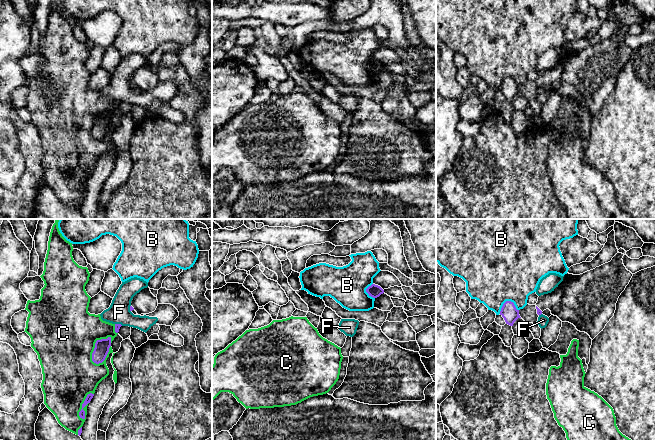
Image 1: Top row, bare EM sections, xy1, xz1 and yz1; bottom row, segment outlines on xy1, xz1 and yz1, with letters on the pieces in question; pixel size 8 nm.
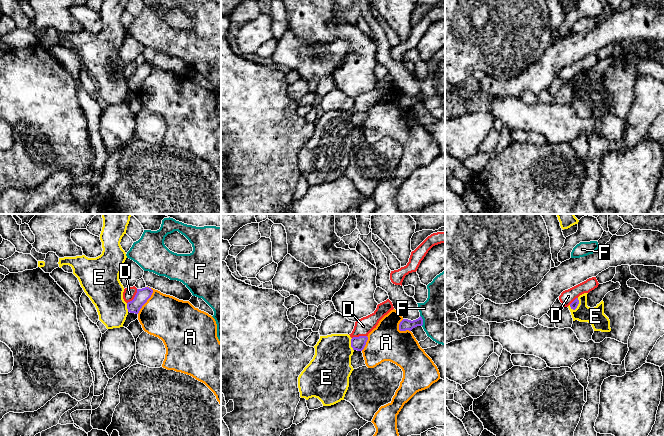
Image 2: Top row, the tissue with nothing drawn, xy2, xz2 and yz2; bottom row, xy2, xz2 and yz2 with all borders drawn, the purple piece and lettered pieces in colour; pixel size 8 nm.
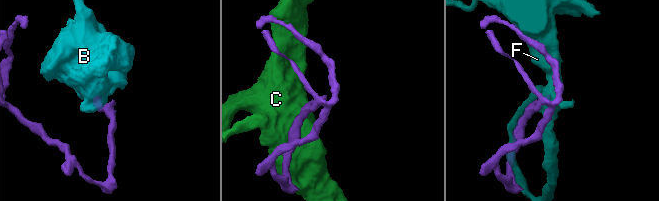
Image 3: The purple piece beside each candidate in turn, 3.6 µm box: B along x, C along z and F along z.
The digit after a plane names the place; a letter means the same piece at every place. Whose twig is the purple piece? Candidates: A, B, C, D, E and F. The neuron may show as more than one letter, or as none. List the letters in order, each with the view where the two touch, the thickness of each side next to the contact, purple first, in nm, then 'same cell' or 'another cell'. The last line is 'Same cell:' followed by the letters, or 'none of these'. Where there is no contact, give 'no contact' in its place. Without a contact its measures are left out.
A: contact in xy2; calibres 110 and 360 nm; another cell
B: contact in yz1; calibres 130 and 500 nm; another cell
C: contact in xy1; calibres 120 and 480 nm; another cell
D: contact in xy2; calibres 110 and 100 nm; another cell
E: contact in yz2; calibres 60 and 150 nm; another cell
F: contact in xz2; calibres 90 and 360 nm; another cell
Same cell: none of these

